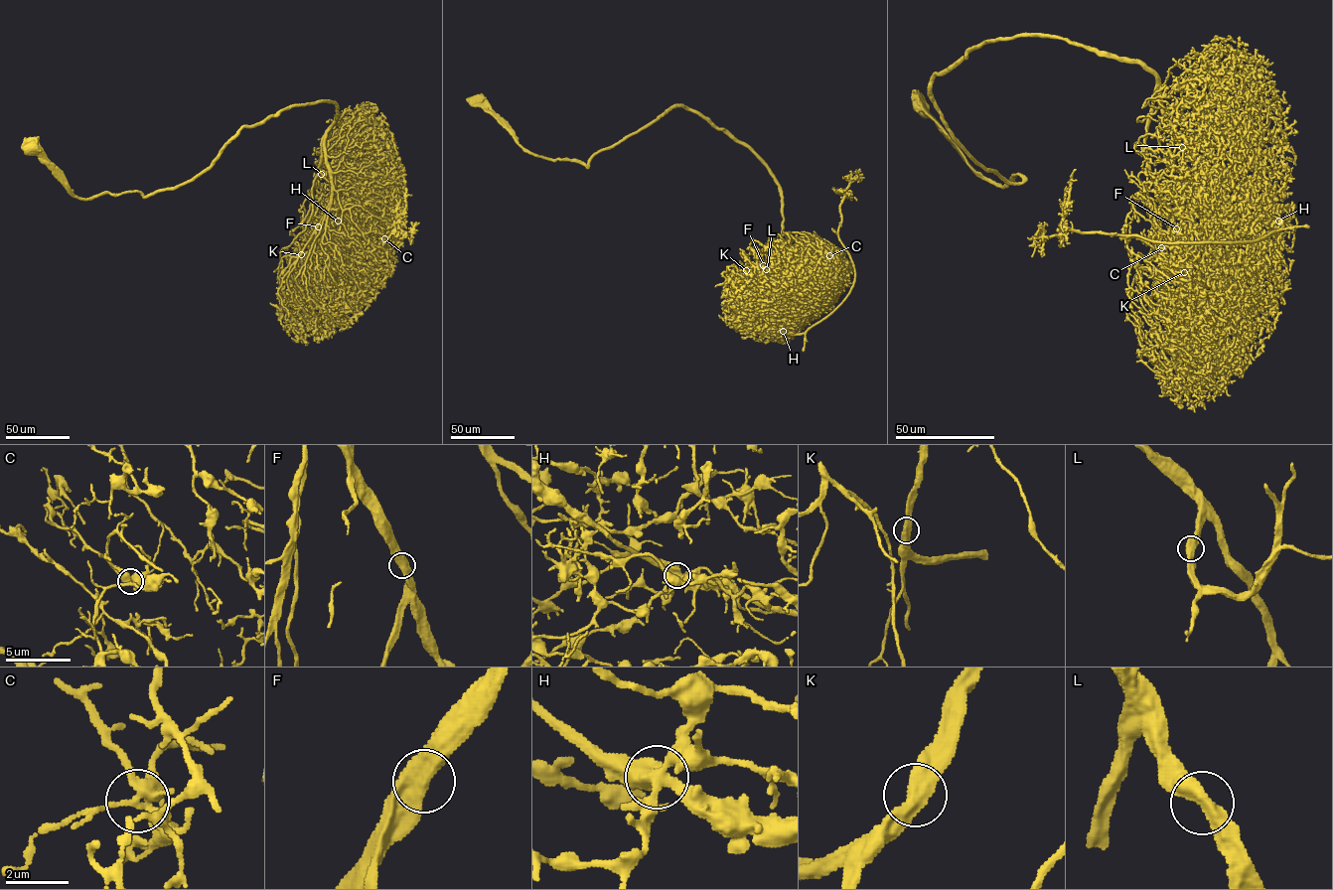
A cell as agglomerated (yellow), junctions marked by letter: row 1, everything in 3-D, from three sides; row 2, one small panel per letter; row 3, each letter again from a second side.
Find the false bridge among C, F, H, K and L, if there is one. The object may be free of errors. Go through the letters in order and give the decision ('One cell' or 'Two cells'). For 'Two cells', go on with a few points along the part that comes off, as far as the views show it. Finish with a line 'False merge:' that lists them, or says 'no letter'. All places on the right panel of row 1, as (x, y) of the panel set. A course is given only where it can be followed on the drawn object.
C: One cell
F: One cell
H: Two cells. Course of the part to remove: (1278, 220), (1283, 225), (1278, 230), (1240, 242), (1153, 242), (1137, 235), (1077, 231), (1063, 223), (1076, 169)
K: One cell
L: One cell
False merge: H

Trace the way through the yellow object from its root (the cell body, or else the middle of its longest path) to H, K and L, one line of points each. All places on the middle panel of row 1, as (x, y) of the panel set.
H: (473, 99), (552, 160), (588, 166), (676, 106), (744, 143), (781, 197), (781, 244), (753, 303), (782, 332)
K: (473, 99), (525, 149), (587, 166), (672, 107), (698, 111), (744, 143), (778, 186), (781, 244), (745, 269)
L: (473, 99), (525, 149), (587, 166), (672, 107), (698, 111), (744, 143), (778, 186), (781, 244), (766, 269)

